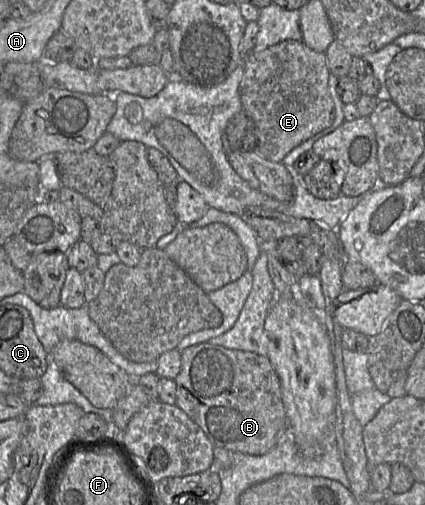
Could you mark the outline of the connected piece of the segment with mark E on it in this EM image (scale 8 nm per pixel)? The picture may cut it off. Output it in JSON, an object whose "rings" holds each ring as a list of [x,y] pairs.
{"rings":[[[284,40],[262,51],[250,51],[244,55],[244,73],[239,84],[243,110],[256,126],[257,152],[267,160],[282,162],[297,146],[331,126],[335,119],[335,107],[329,93],[330,71],[325,53],[308,47],[302,40]]]}

